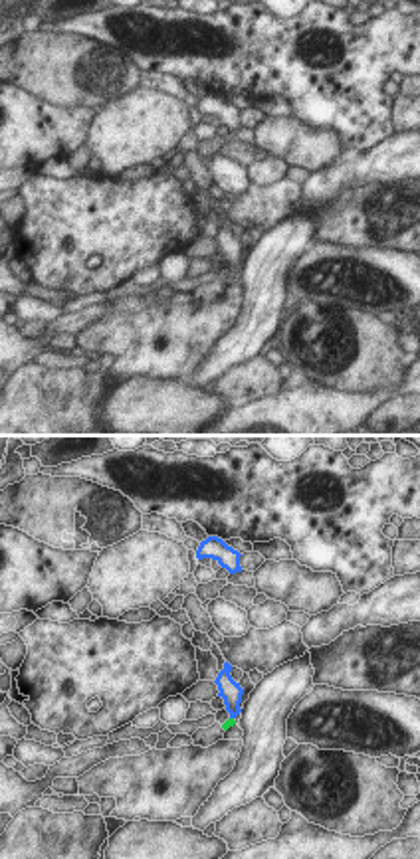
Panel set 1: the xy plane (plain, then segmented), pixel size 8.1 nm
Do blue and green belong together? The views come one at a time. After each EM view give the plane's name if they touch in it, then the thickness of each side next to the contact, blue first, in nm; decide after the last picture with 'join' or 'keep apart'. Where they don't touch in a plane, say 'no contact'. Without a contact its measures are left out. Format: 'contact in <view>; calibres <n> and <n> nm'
no contact

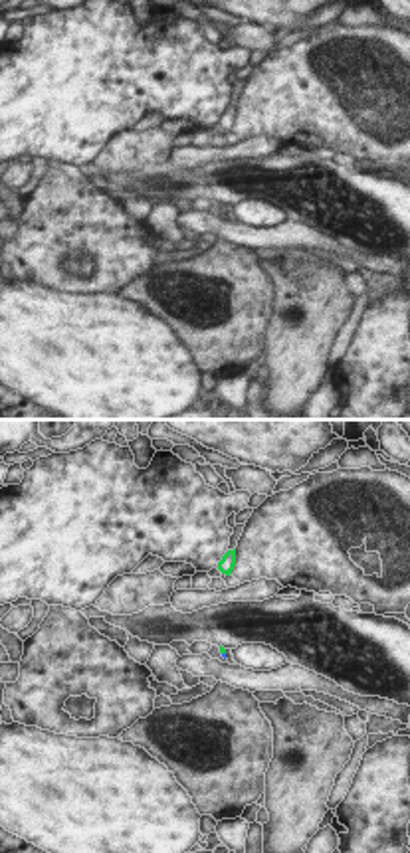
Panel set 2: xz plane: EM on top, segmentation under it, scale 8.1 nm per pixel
no contact

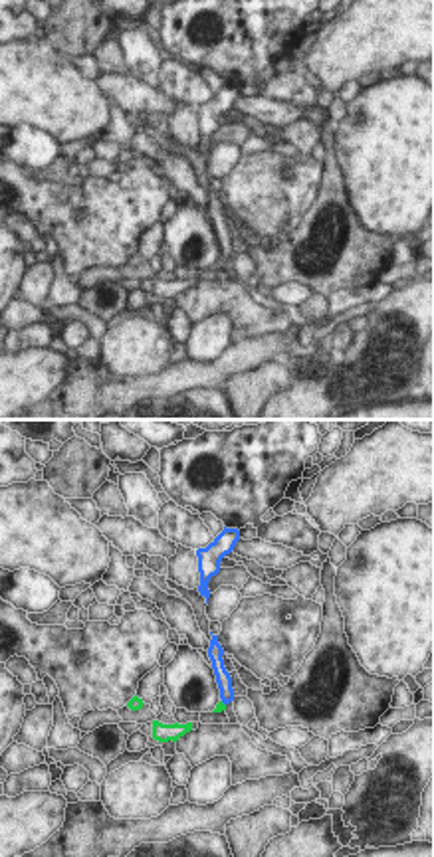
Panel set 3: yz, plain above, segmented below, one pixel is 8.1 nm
no contact

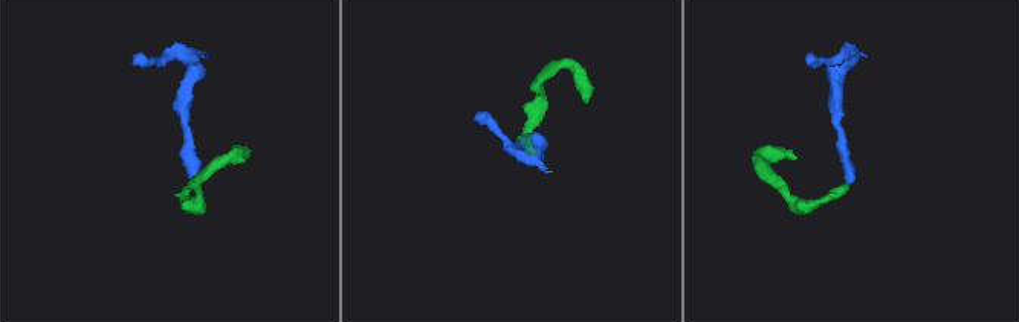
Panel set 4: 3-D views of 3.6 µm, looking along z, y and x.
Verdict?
join

